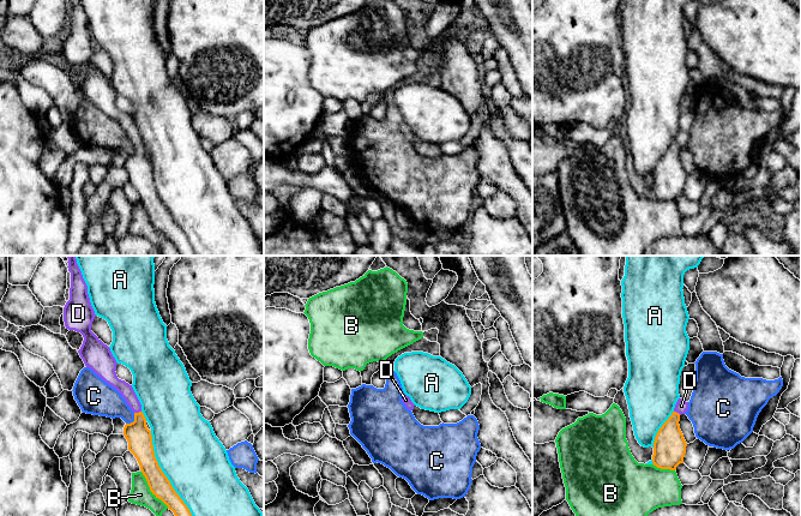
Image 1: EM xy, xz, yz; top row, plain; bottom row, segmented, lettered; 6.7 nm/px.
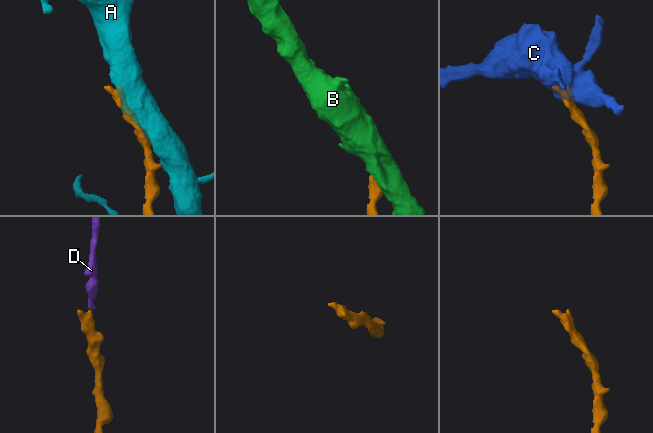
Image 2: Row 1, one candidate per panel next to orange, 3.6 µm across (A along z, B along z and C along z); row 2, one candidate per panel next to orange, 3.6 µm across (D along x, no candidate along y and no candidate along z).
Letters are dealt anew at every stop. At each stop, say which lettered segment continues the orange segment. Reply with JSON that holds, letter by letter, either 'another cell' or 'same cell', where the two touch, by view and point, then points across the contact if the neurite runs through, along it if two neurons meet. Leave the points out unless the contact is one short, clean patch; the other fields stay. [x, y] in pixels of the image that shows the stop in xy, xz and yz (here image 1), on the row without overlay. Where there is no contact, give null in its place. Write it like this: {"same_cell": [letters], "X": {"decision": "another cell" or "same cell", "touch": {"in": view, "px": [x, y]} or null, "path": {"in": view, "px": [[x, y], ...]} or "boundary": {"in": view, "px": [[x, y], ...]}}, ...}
{"same_cell": ["D"], "A": {"decision": "another cell", "touch": {"in": "xy", "px": [167, 209]}}, "B": {"decision": "another cell", "touch": {"in": "xy", "px": [150, 221]}}, "C": {"decision": "another cell", "touch": {"in": "xy", "px": [134, 151]}, "boundary": {"in": "xy", "px": [[134, 144], [134, 150], [126, 155]]}}, "D": {"decision": "same cell", "touch": {"in": "xy", "px": [137, 144]}, "path": {"in": "xy", "px": [[139, 169], [137, 144], [126, 121]]}}}

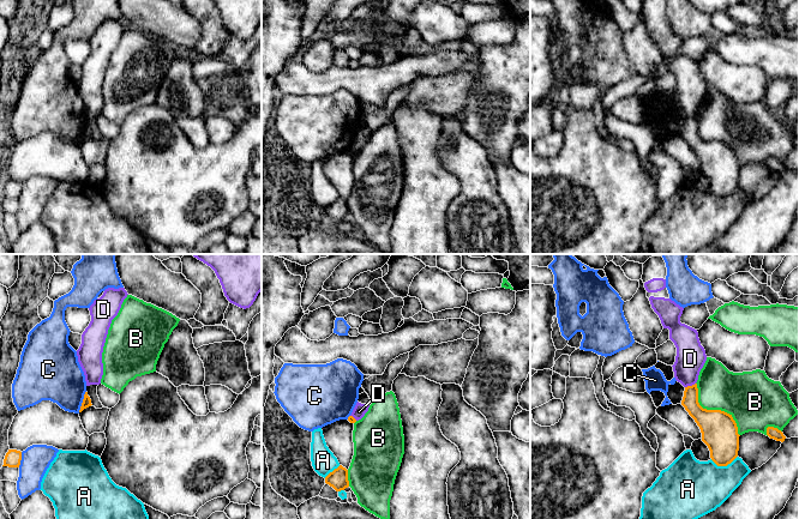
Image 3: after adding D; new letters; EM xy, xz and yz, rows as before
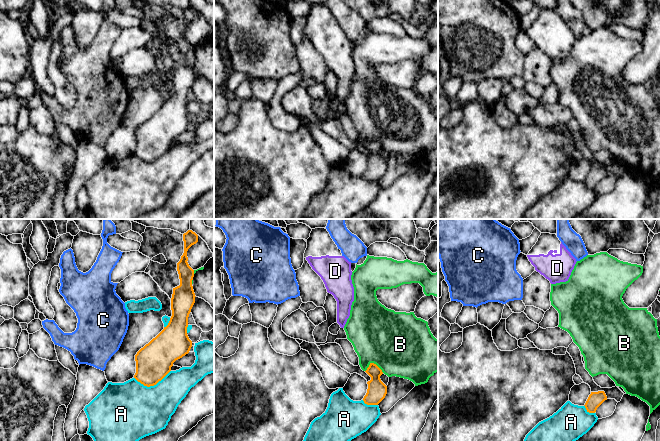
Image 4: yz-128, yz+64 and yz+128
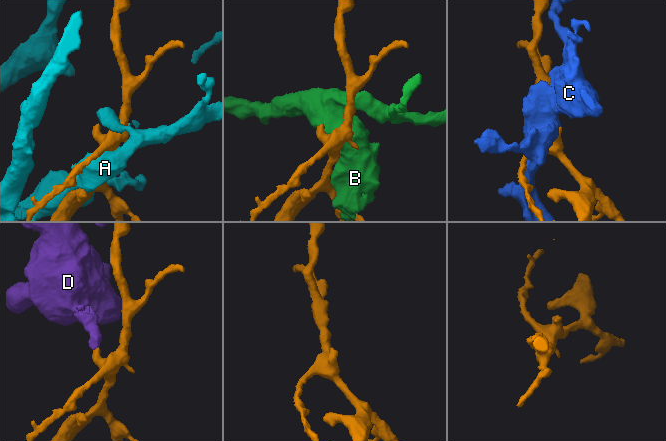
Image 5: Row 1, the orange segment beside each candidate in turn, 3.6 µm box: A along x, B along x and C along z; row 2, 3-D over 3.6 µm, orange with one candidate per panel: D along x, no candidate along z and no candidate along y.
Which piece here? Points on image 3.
{"same_cell": [], "A": {"decision": "another cell", "touch": {"in": "yz", "px": [724, 197]}}, "B": {"decision": "another cell", "touch": {"in": "yz", "px": [714, 142]}}, "C": {"decision": "another cell", "touch": {"in": "xy", "px": [83, 133]}}, "D": {"decision": "another cell", "touch": {"in": "yz", "px": [690, 118]}, "boundary": {"in": "yz", "px": [[695, 114], [685, 119]]}}}

